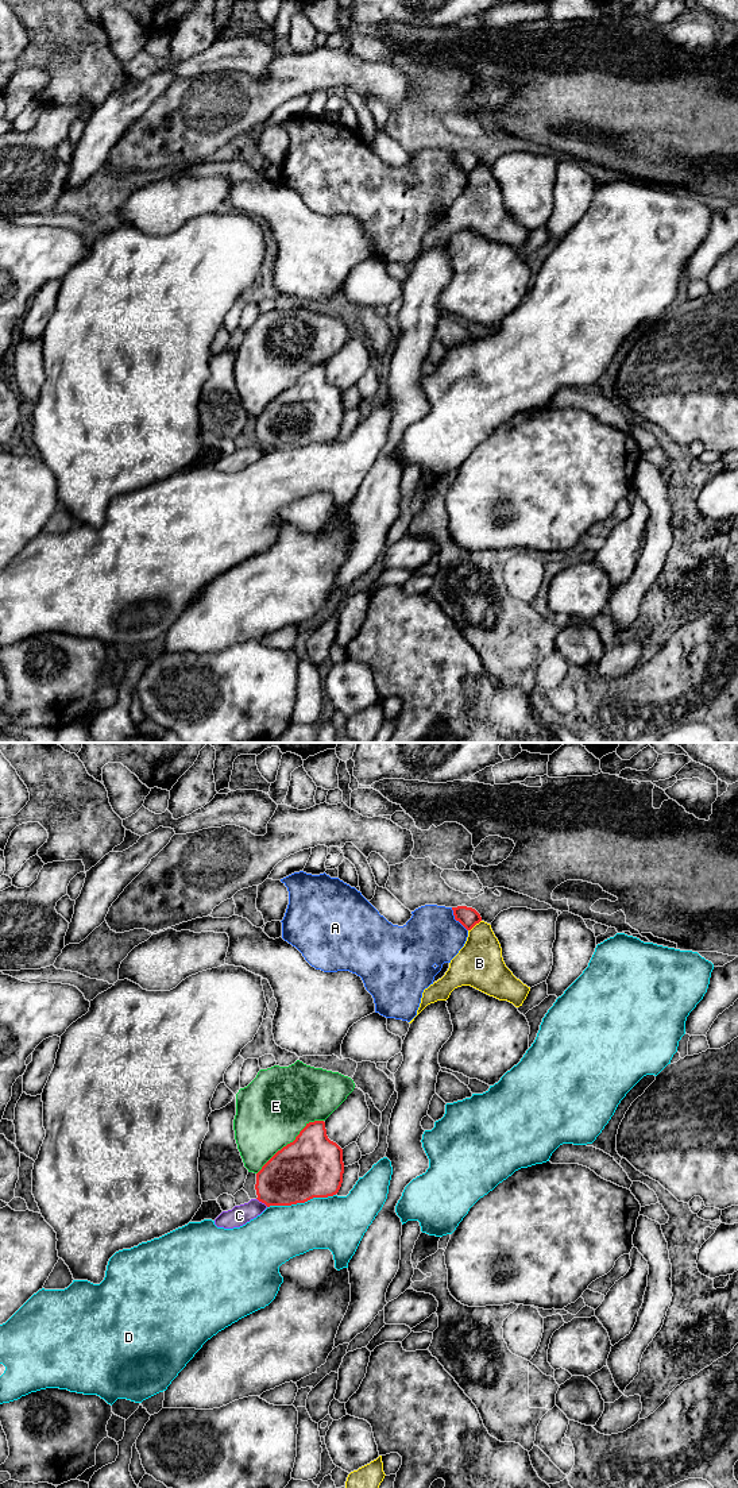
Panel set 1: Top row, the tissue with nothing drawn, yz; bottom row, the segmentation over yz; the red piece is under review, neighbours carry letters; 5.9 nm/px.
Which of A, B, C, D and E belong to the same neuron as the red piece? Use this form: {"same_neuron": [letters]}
{"same_neuron": []}

